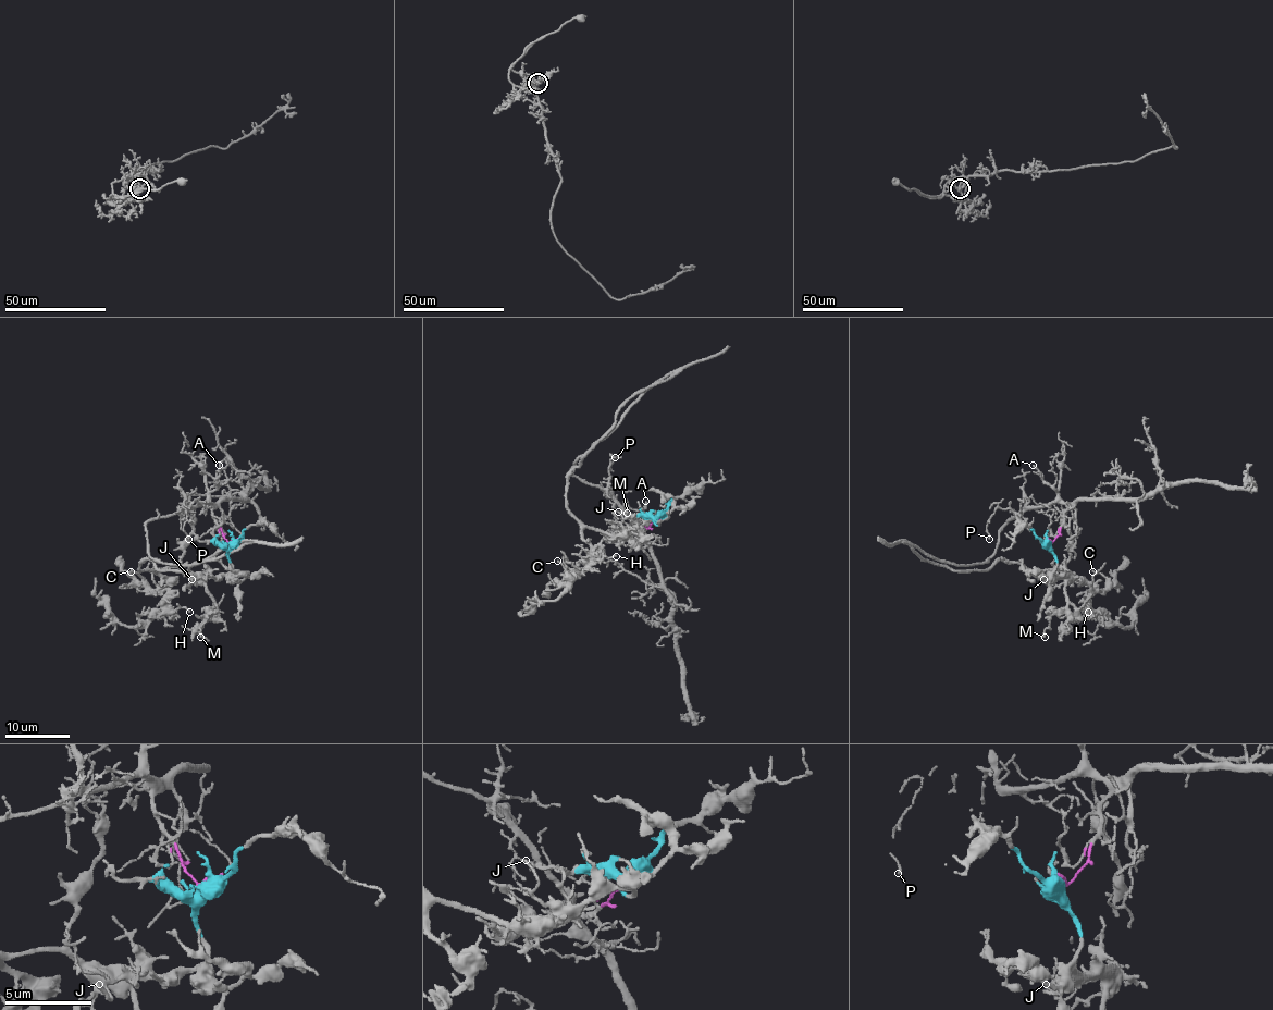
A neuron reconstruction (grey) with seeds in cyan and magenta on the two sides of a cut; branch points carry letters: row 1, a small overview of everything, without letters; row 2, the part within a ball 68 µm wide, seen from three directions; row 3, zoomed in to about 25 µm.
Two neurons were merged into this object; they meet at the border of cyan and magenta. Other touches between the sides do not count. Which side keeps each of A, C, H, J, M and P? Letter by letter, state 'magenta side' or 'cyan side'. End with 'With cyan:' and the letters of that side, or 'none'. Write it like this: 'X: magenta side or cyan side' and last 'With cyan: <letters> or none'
A: magenta side
C: cyan side
H: cyan side
J: cyan side
M: cyan side
P: magenta side
With cyan: C, H, J, M

